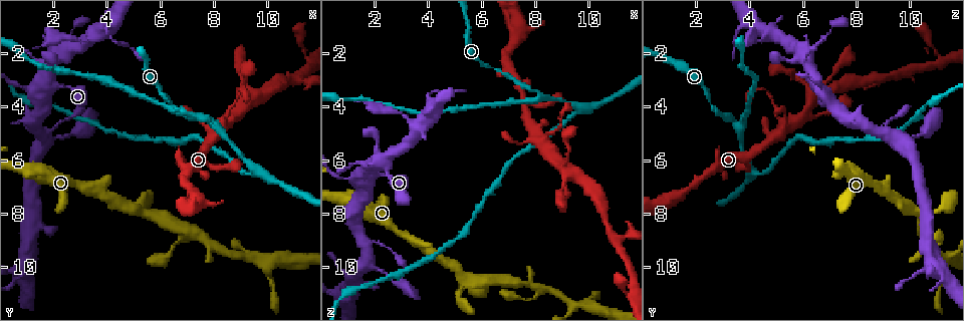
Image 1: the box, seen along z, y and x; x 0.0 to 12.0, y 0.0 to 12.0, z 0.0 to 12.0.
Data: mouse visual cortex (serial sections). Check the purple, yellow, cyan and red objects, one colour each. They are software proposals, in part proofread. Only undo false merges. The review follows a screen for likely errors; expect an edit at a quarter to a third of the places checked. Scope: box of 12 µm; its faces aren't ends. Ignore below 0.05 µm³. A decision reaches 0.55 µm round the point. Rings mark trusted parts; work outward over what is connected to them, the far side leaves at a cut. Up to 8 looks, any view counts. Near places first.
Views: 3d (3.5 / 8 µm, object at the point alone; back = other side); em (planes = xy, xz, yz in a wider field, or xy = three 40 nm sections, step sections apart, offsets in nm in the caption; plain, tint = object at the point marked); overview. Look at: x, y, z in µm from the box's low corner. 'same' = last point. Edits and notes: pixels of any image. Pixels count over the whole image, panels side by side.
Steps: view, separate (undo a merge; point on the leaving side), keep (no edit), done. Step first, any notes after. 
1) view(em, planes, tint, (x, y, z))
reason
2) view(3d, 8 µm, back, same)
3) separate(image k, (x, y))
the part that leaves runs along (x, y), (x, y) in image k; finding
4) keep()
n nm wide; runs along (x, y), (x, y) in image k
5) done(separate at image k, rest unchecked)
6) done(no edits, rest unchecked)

view(3d, 8 µm, (1.8, 3.2, 6.7))
looks like a crossing

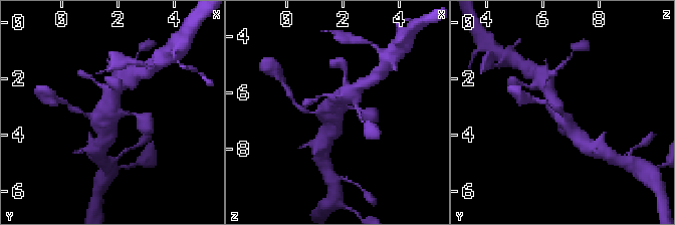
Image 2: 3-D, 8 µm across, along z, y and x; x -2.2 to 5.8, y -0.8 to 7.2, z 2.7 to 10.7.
view(em, xy, step 5, tint, (2.0, 3.2, 6.6))
need the tissue

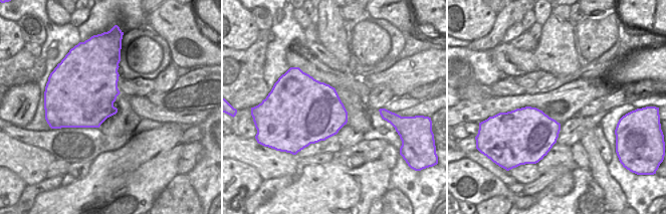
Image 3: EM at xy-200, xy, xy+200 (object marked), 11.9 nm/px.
keep()
runs along (142, 119), (117, 111), (106, 135) in image 2; all the same cell

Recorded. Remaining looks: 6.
view(3d, 3.5 µm, (8.1, 4.8, 3.6))
branch point

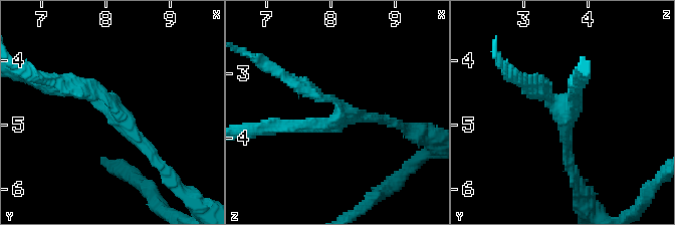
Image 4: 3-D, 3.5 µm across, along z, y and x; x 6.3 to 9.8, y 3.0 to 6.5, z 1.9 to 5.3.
keep()
runs along (68, 82), (95, 88), (158, 163) in image 4; all the same cell

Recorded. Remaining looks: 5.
view(3d, 3.5 µm, (11.0, 2.9, 9.0))
three-way junction

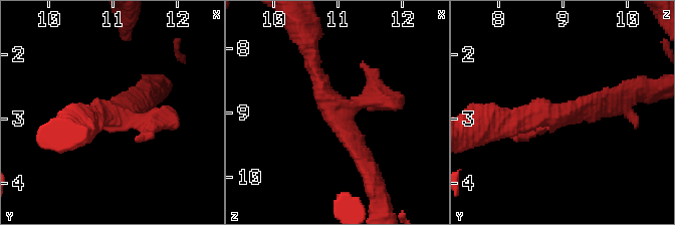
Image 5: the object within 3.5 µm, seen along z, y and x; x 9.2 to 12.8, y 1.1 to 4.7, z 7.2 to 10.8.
view(em, xy, step 1, tint, (10.95, 2.90, 8.95))

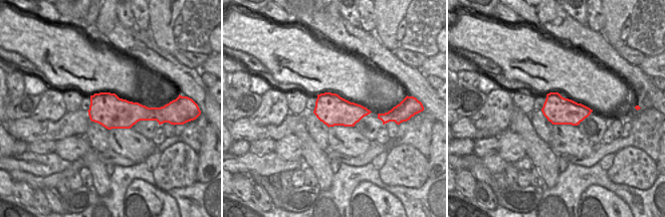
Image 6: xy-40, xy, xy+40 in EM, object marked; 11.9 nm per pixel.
view(em, planes, tint, same)
cut it another way

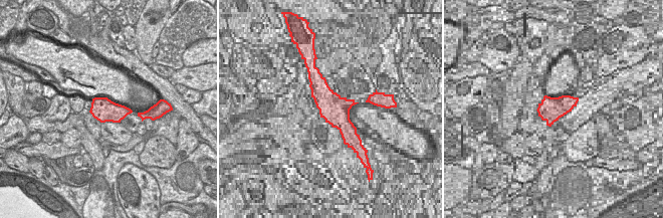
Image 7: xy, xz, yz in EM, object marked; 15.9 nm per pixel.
keep()
continuous, no second cell

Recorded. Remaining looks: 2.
done(no edits, rest unchecked)

